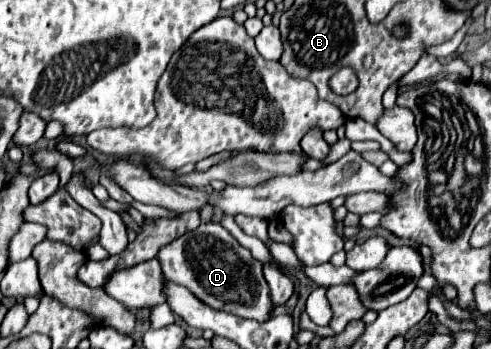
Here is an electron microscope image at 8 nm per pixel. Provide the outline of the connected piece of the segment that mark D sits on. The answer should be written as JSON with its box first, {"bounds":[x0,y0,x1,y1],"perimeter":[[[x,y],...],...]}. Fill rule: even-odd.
{"bounds":[157,222,271,320],"perimeter":[[[205,222],[199,228],[185,232],[157,252],[157,260],[167,280],[189,288],[201,302],[211,308],[231,312],[241,318],[267,320],[271,310],[269,288],[259,264],[247,248],[243,248],[229,230],[221,224]]]}

